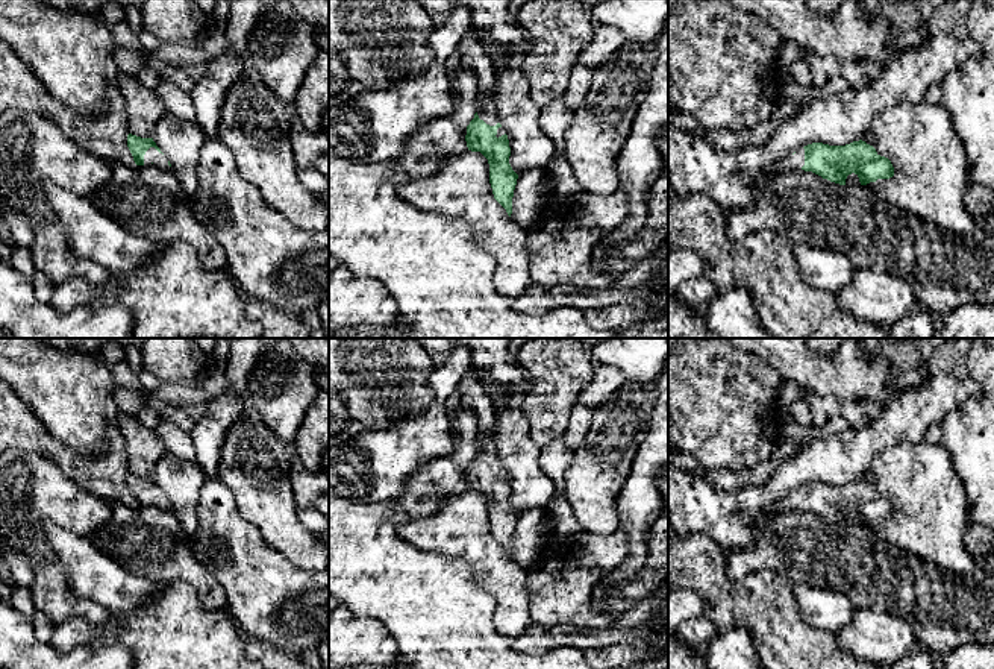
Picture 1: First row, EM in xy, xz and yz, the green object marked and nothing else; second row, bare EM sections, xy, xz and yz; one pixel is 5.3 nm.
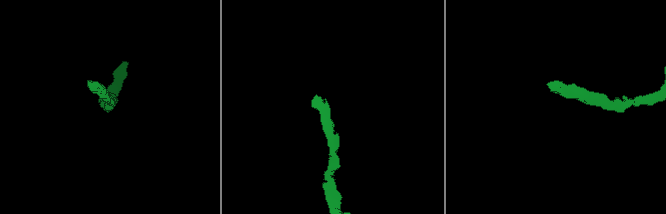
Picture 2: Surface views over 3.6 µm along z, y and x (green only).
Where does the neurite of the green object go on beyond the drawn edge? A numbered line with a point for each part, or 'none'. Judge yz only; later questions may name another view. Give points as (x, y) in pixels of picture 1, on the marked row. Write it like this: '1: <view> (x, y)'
1: yz (794, 161)

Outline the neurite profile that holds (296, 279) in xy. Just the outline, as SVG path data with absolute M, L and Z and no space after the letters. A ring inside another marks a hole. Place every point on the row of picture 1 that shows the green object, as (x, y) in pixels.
M218 138L206 140L197 173L195 217L206 229L224 218L224 225L211 234L224 249L226 272L245 299L262 300L295 317L317 311L329 300L329 218L324 231L306 231L291 223L239 174L232 152Z

